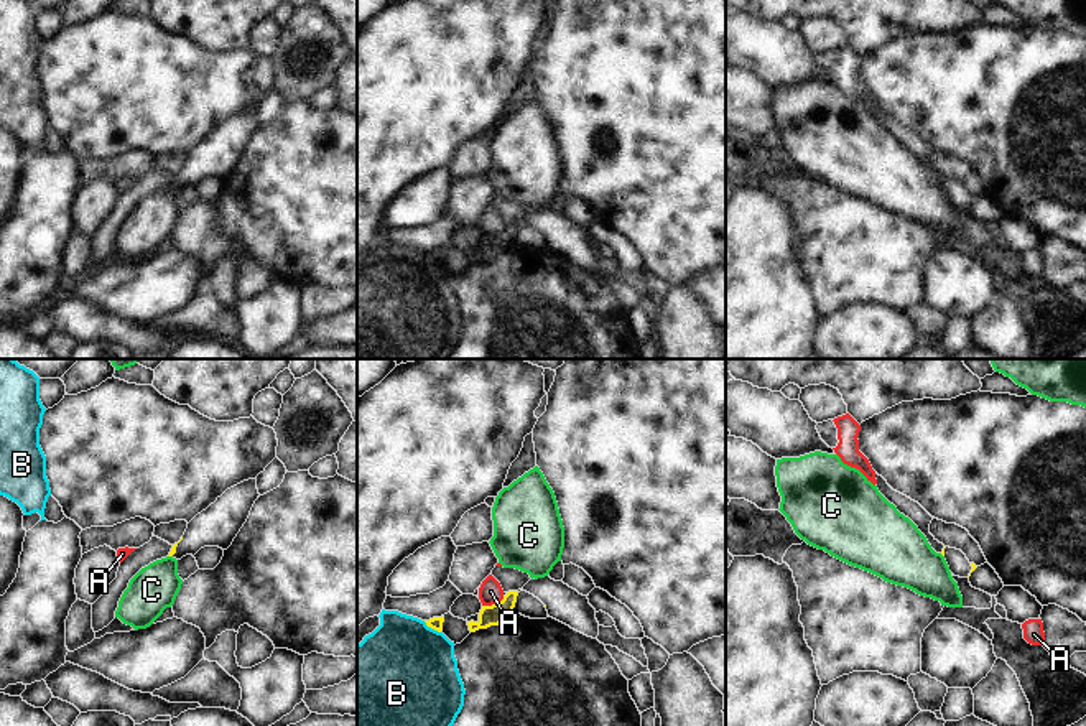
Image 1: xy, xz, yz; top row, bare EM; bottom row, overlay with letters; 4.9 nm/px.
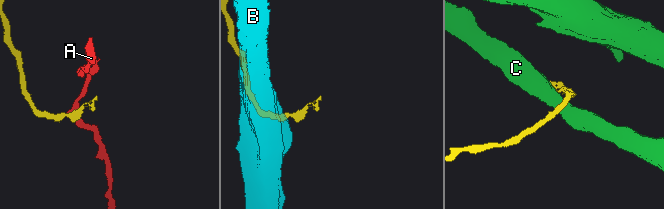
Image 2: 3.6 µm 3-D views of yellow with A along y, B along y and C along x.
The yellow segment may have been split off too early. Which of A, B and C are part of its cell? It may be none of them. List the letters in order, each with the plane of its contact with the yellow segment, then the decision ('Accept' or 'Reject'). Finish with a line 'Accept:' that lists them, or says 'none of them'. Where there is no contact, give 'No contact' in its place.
A: Touches yellow in xz. Reject
B: Touches yellow in xz. Reject
C: Touches yellow in xy. Reject
Accept: none of them

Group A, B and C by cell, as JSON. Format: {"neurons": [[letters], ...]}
{"neurons": [["A"], ["B"], ["C"]]}

